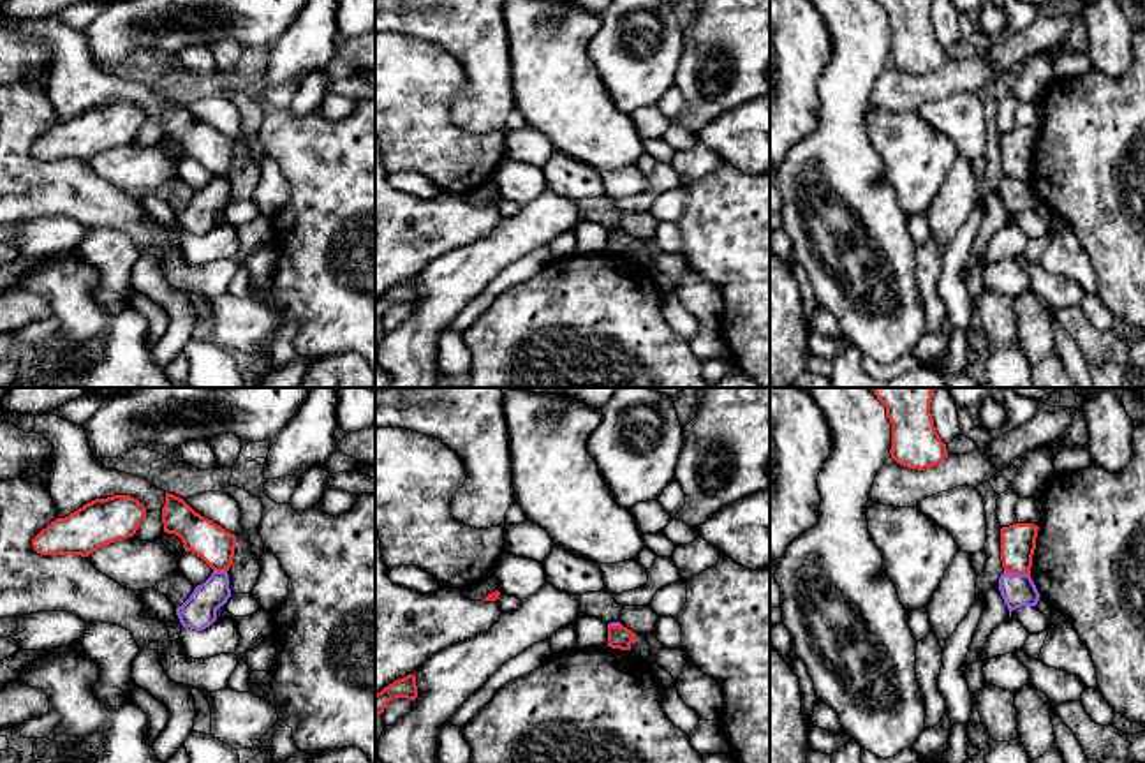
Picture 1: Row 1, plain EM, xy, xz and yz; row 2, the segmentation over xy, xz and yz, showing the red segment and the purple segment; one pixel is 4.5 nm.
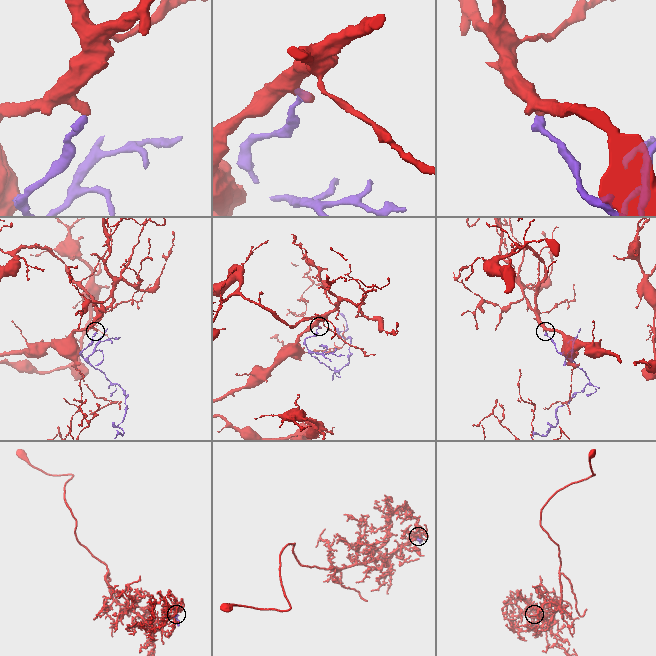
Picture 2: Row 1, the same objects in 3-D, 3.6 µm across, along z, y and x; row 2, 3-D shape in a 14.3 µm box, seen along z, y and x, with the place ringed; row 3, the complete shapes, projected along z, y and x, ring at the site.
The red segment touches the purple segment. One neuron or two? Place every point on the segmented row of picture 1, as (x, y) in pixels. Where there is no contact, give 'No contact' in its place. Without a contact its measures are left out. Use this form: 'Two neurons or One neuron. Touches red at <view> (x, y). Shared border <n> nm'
Two neurons. Touches red at yz (1017, 573). Shared border 120 nm

